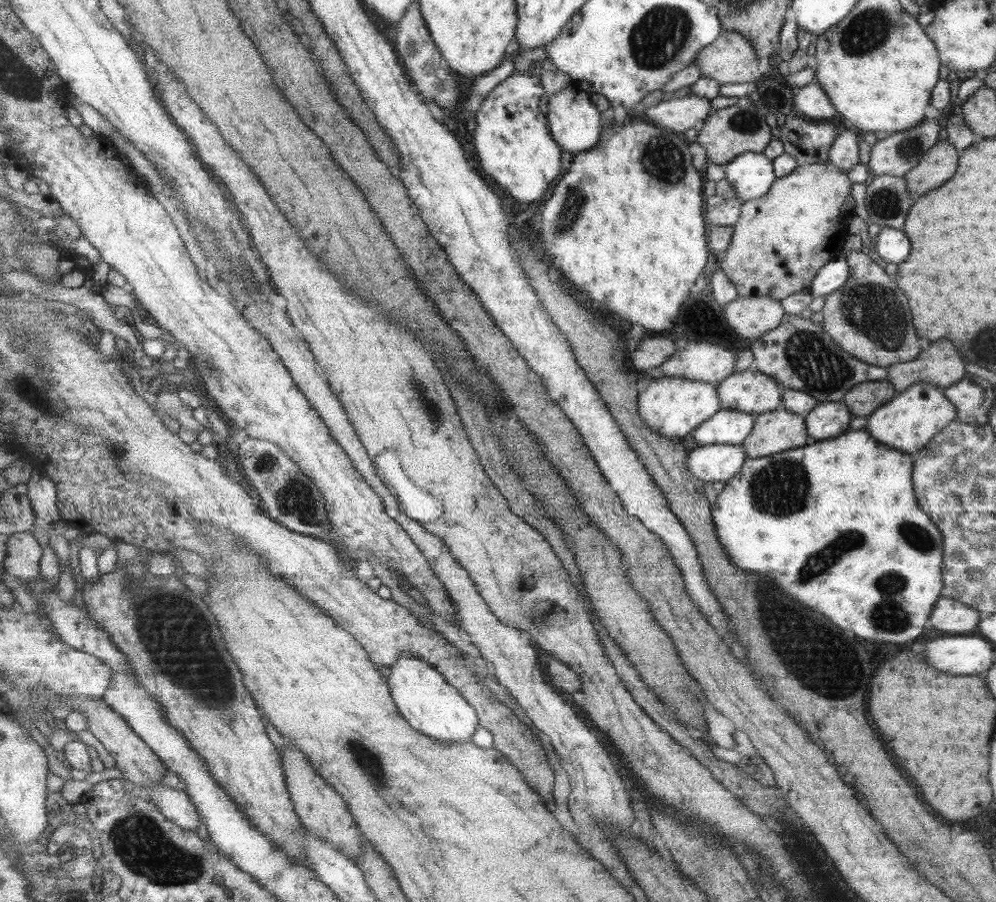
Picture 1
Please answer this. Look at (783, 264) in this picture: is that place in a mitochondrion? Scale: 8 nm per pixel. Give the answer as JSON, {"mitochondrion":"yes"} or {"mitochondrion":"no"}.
{"mitochondrion":"no"}

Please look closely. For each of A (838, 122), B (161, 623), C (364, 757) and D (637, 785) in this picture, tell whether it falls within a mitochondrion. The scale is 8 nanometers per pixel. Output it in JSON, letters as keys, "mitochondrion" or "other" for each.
{"A":"other","B":"mitochondrion","C":"mitochondrion","D":"other"}

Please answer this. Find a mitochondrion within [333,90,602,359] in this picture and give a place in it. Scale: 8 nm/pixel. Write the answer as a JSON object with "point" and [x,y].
{"point":[574,204]}

